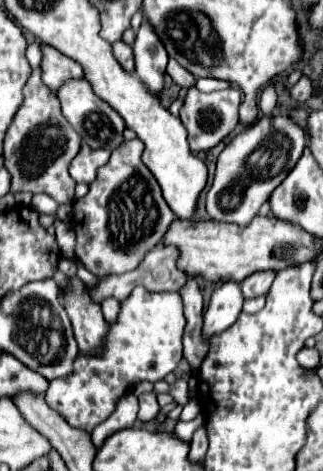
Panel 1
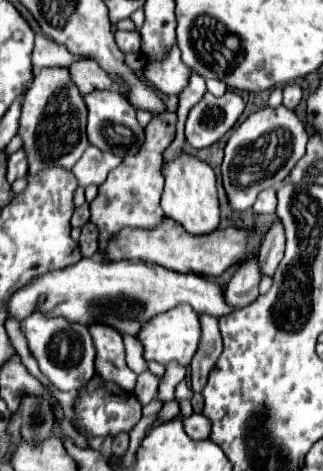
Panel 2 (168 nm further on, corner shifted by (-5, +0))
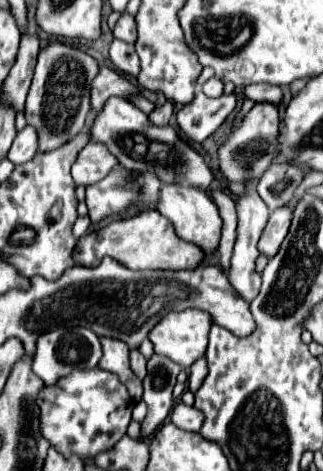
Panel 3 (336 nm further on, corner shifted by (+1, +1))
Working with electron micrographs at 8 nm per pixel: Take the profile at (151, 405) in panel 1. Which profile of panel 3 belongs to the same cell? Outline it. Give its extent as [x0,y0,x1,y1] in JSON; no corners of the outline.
[130,349,146,379]

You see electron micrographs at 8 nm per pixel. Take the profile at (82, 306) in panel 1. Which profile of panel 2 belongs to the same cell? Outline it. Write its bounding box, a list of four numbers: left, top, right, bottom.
[88,324,136,392]

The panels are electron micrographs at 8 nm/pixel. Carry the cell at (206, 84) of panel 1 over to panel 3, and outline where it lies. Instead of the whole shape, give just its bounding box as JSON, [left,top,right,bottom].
[202,77,224,97]

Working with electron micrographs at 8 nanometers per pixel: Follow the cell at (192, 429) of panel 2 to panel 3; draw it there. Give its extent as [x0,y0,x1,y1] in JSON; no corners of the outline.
[170,403,202,431]

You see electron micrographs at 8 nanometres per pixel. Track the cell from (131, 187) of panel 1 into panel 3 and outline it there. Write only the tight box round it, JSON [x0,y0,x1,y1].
[150,99,174,125]

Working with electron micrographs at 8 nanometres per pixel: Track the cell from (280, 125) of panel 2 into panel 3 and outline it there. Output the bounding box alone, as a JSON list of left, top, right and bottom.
[218,103,280,183]

